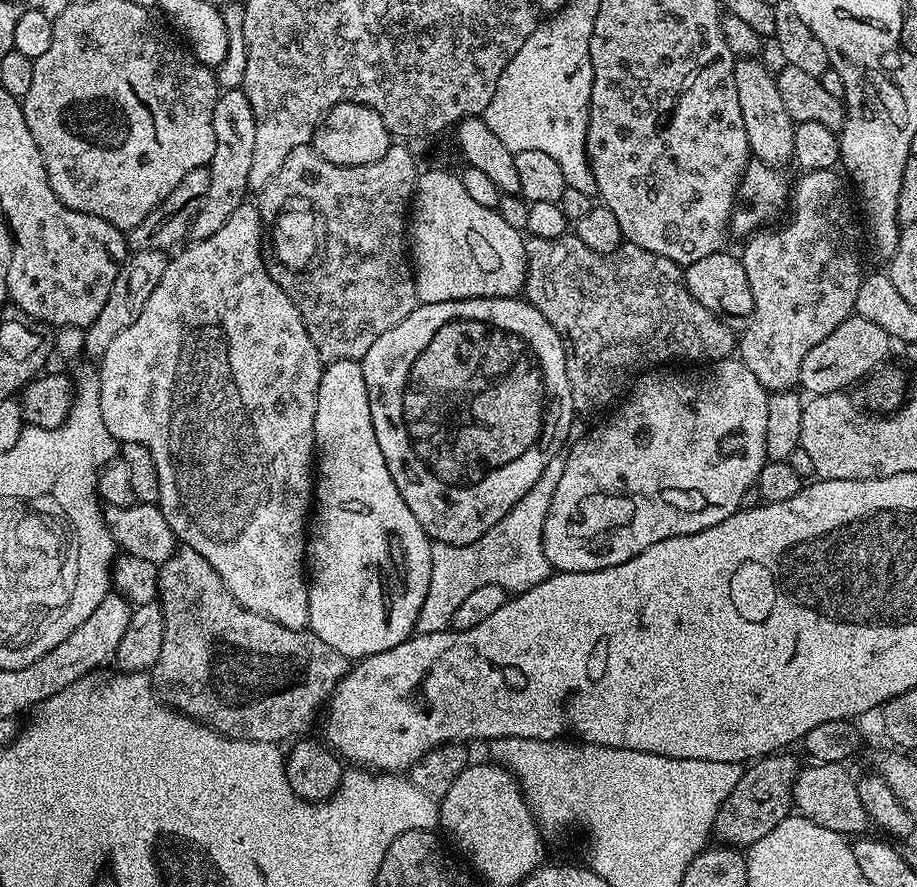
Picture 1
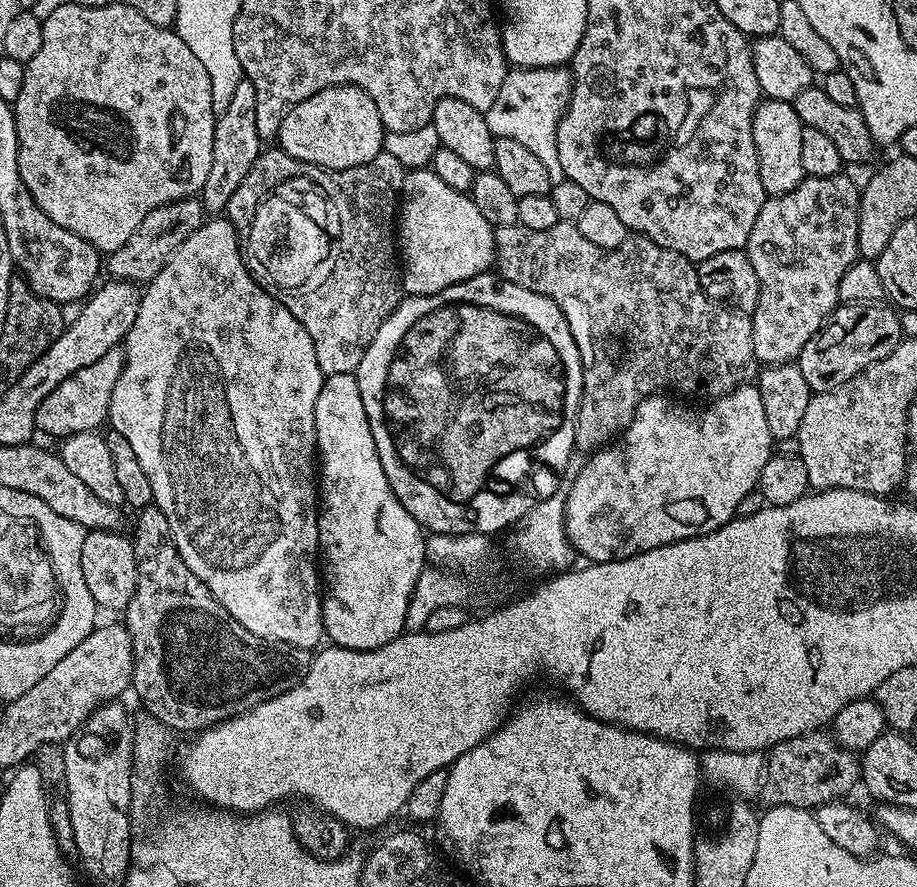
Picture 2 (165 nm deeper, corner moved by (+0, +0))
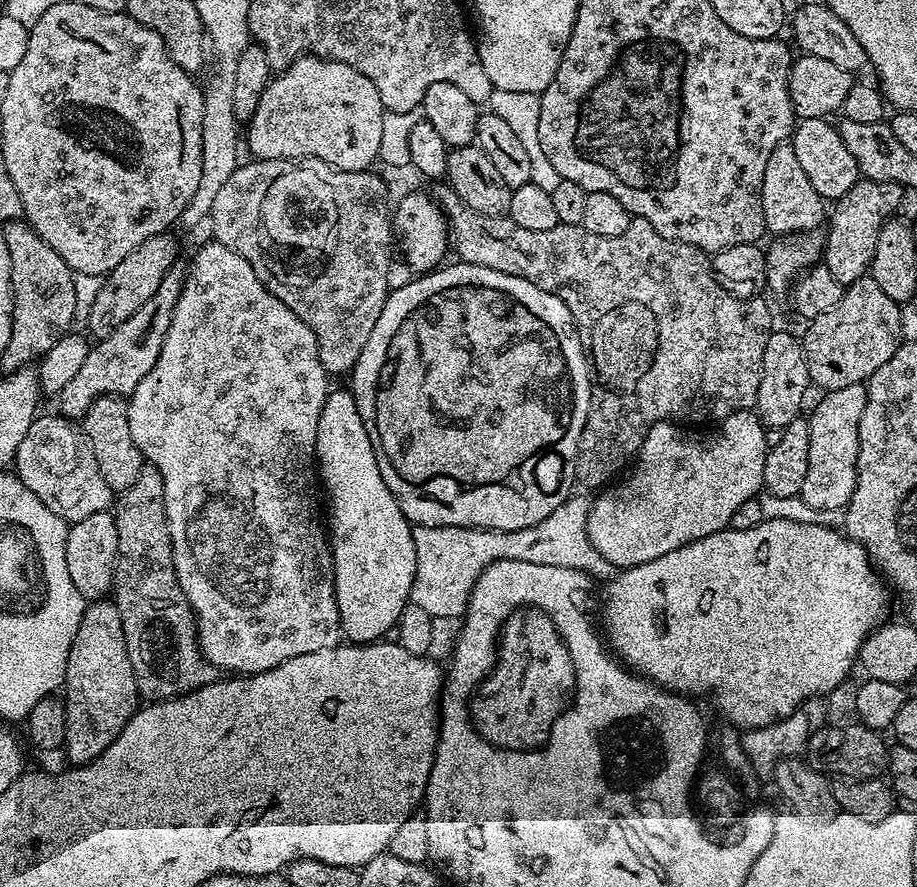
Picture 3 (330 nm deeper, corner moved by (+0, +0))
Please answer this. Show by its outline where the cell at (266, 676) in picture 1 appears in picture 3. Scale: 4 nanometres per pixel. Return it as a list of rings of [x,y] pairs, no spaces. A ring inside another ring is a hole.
[[[145,463],[144,468],[138,470],[137,480],[115,497],[114,515],[118,526],[118,554],[111,595],[122,618],[122,634],[126,638],[126,650],[130,654],[137,692],[145,701],[155,702],[184,696],[187,692],[212,684],[218,678],[218,669],[200,652],[196,616],[186,594],[182,594],[182,586],[174,570],[172,539],[166,518],[166,490],[162,474],[158,474],[153,464]]]

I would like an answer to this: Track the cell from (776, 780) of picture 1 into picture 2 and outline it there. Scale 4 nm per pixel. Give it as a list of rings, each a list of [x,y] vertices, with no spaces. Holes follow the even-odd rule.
[[[824,730],[798,734],[794,738],[786,738],[786,742],[775,744],[768,749],[764,762],[764,783],[760,786],[759,799],[765,800],[768,806],[790,806],[791,808],[807,808],[816,810],[823,804],[830,804],[847,797],[846,794],[855,784],[861,783],[861,757],[855,752],[846,750],[829,733]]]

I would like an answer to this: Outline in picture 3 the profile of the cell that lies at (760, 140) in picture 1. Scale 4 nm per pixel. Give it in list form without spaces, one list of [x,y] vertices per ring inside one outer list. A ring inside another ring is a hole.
[[[791,142],[778,145],[770,154],[770,162],[766,162],[766,174],[762,174],[762,214],[765,229],[769,233],[773,232],[771,235],[776,238],[789,236],[795,232],[810,232],[819,229],[825,223],[826,201],[818,194],[818,190],[814,190],[814,186],[810,186],[810,178],[806,178],[798,157],[794,155],[794,146]]]

